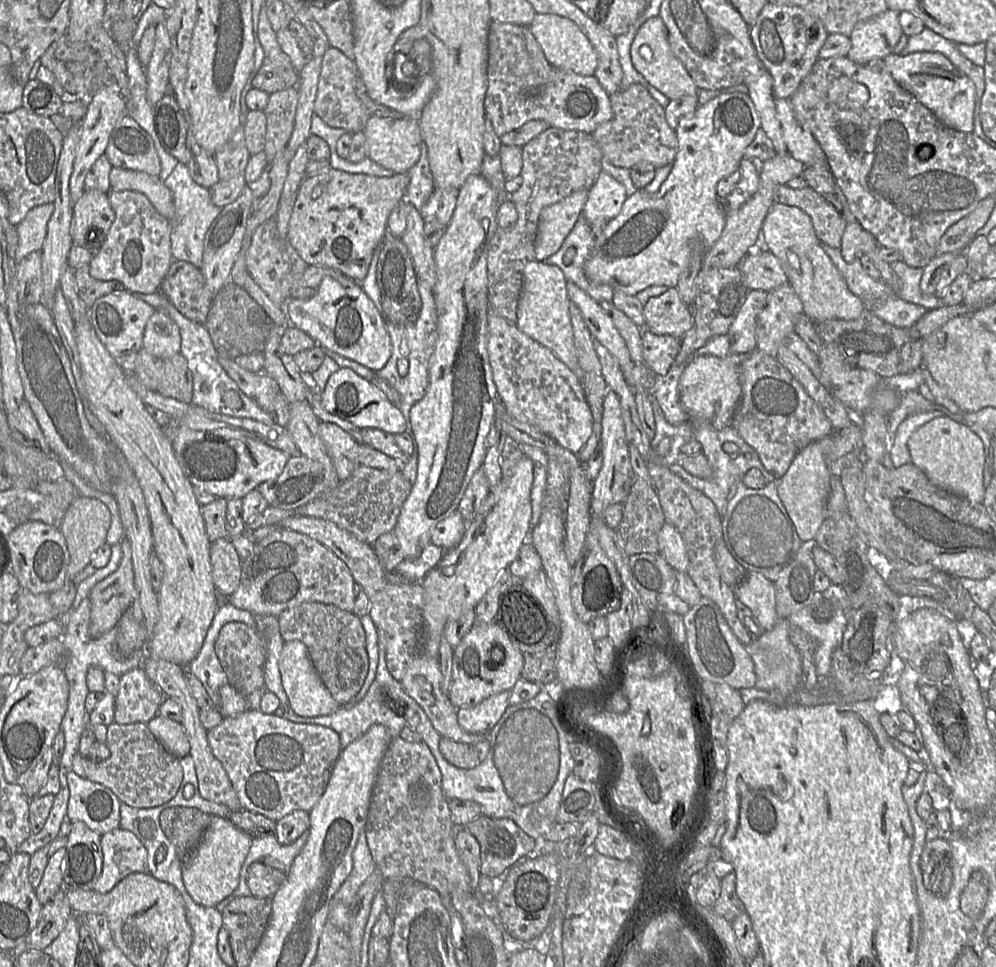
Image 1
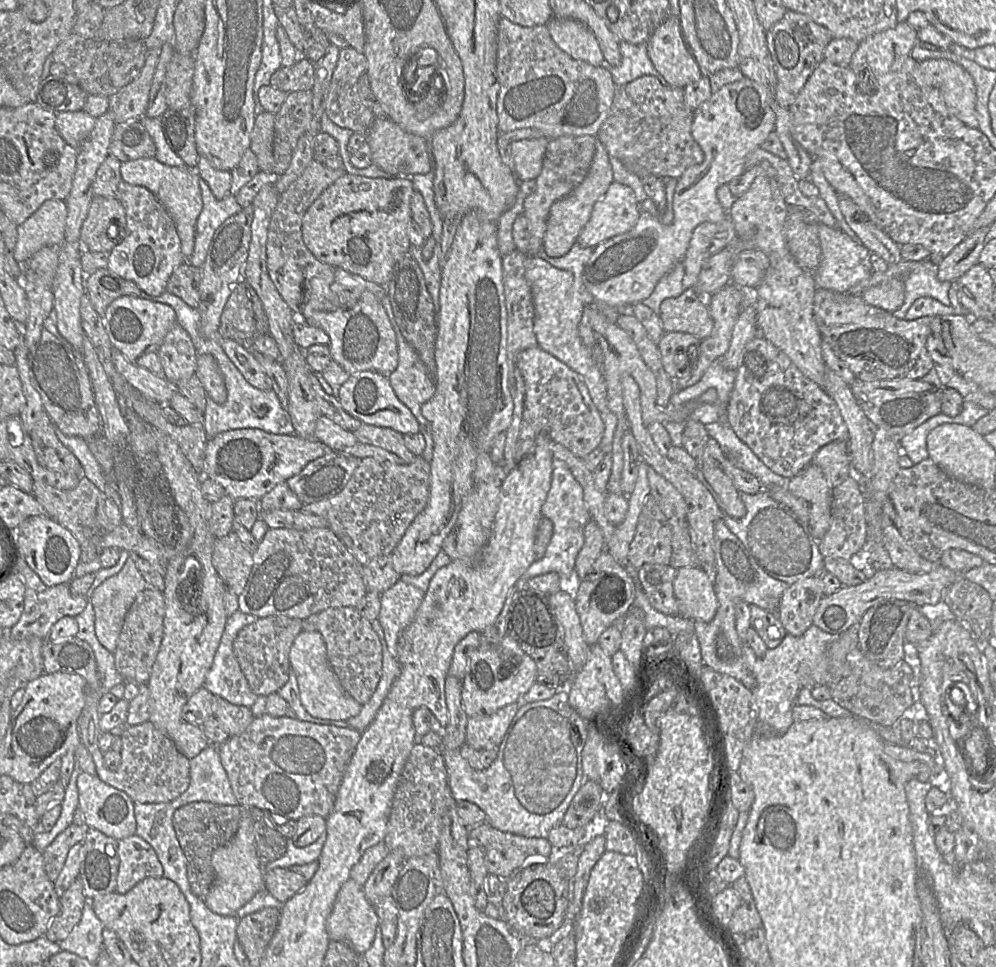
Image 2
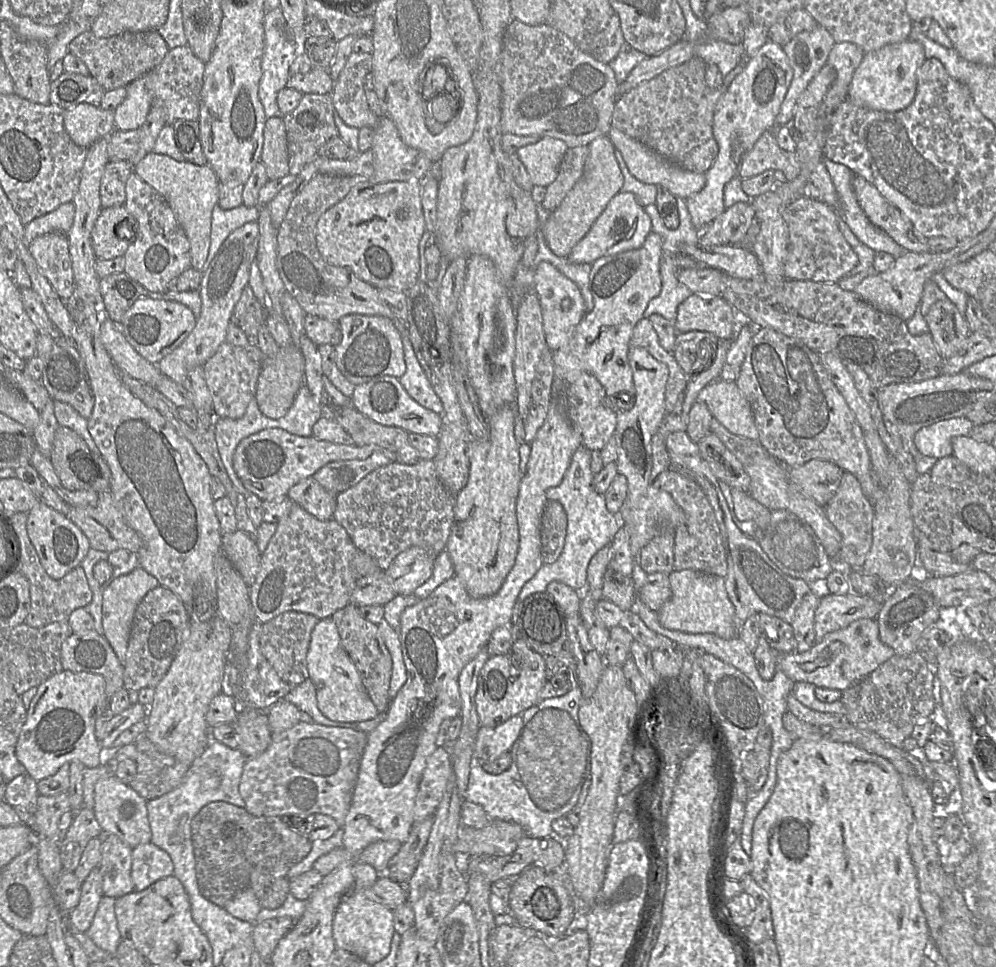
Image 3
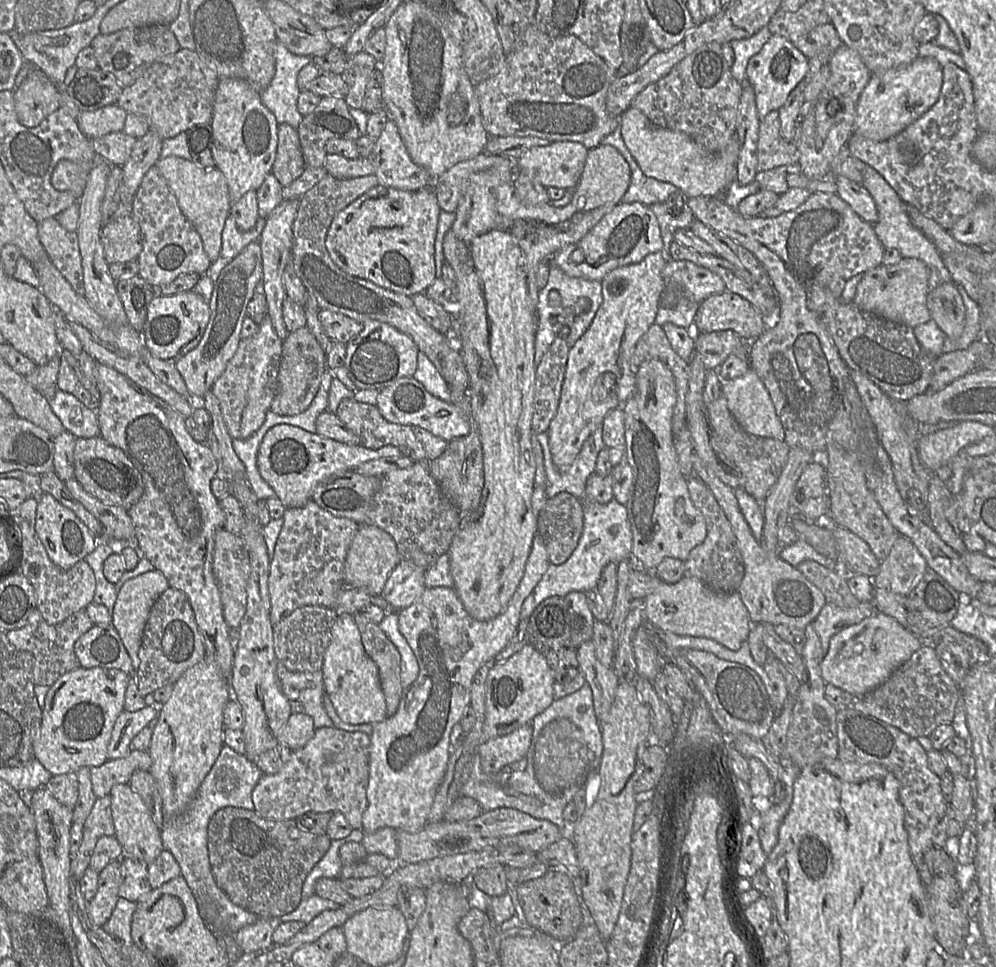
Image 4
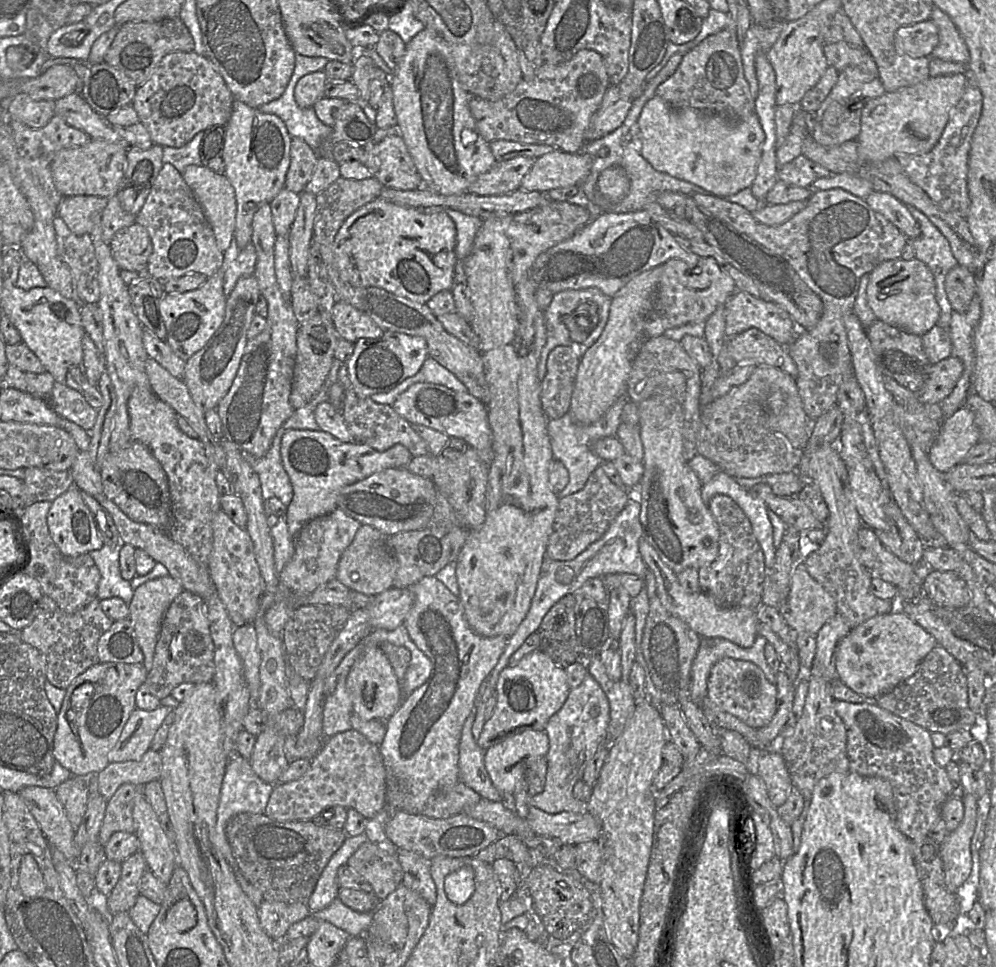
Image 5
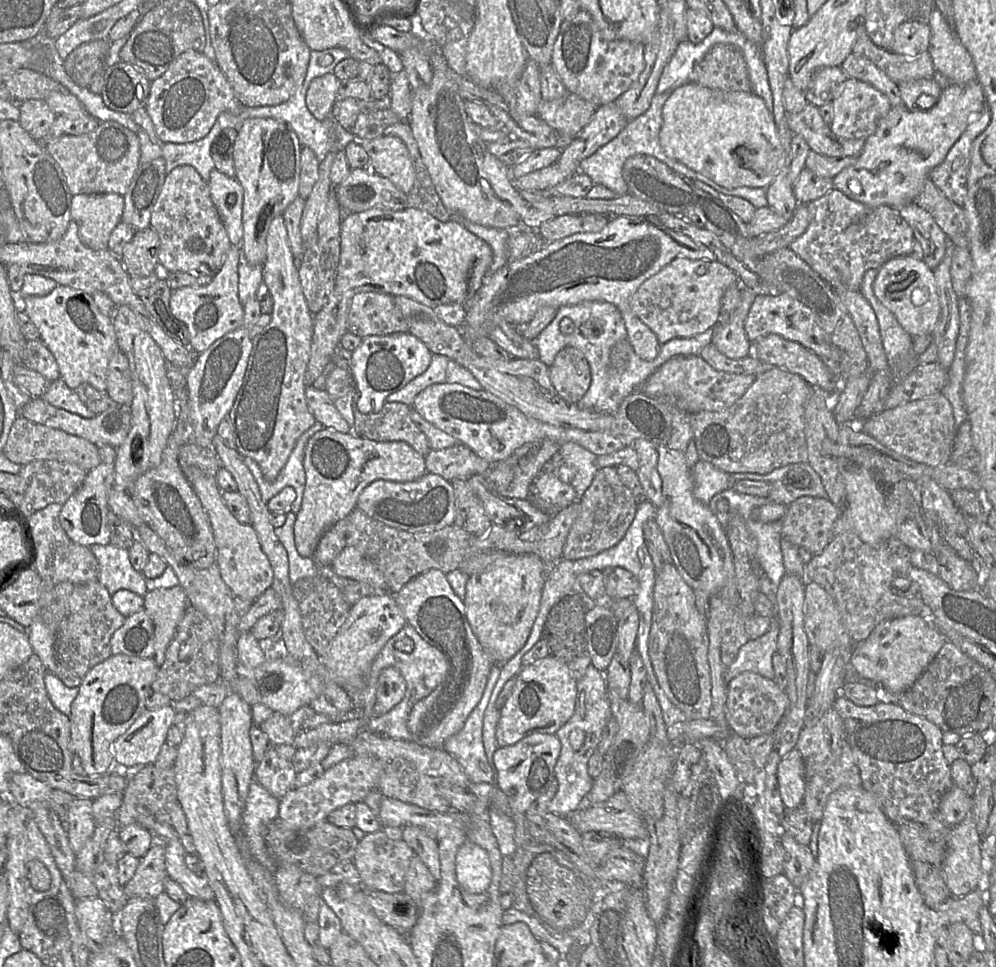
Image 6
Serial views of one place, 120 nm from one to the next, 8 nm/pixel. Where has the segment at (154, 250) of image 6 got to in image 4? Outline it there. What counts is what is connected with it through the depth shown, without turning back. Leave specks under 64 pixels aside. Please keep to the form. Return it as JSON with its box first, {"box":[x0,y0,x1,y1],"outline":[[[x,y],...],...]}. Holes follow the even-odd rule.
{"box":[100,216,143,264],"outline":[[[132,216],[103,225],[100,237],[108,264],[136,261],[143,249],[143,232]]]}

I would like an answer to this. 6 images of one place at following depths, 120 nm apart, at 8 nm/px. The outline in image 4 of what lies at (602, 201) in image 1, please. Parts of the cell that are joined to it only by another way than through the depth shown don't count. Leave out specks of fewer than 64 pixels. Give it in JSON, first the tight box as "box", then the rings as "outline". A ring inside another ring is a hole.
{"box":[550,202,662,281],"outline":[[[640,202],[616,205],[577,243],[566,246],[550,260],[566,275],[601,281],[610,271],[642,261],[647,255],[662,252],[659,223],[648,206]]]}

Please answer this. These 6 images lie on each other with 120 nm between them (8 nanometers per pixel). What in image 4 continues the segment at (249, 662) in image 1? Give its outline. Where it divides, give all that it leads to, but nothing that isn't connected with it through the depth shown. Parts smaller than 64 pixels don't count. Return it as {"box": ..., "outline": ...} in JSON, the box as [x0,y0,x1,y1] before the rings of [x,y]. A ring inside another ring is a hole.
{"box":[273,606,338,671],"outline":[[[302,606],[273,625],[274,651],[277,659],[290,671],[321,670],[324,654],[331,641],[331,628],[338,613],[322,606]]]}

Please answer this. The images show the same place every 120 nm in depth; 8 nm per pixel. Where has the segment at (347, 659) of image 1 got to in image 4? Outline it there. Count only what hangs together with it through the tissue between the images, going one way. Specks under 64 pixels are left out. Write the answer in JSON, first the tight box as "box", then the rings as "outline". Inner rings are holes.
{"box":[353,613,404,717],"outline":[[[359,613],[353,614],[353,619],[359,628],[365,651],[378,667],[387,717],[390,717],[397,712],[404,692],[400,652],[378,624],[370,622]]]}

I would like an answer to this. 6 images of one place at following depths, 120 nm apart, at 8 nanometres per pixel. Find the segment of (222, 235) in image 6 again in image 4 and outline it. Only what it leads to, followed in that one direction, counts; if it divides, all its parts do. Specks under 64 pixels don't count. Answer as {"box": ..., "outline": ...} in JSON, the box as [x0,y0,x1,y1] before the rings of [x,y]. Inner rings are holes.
{"box":[132,165,212,288],"outline":[[[155,165],[145,174],[134,195],[132,217],[139,223],[144,238],[143,249],[136,259],[138,276],[148,284],[162,288],[181,275],[206,274],[212,261],[204,251],[201,237],[183,215],[175,195]]]}

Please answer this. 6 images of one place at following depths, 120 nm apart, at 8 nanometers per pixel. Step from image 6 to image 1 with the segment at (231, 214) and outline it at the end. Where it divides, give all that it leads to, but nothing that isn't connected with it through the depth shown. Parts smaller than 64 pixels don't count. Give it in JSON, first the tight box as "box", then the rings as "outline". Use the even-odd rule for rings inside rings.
{"box":[109,167,174,219],"outline":[[[113,167],[109,174],[111,190],[131,190],[144,194],[166,219],[174,217],[174,198],[159,176],[145,172]]]}

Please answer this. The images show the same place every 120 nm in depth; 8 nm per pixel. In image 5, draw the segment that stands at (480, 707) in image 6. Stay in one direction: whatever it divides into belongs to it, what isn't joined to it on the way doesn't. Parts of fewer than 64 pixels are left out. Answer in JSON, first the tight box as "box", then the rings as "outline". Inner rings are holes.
{"box":[458,680,503,801],"outline":[[[485,680],[479,688],[476,705],[465,720],[459,742],[458,769],[460,779],[481,798],[492,801],[503,800],[501,793],[493,785],[484,764],[484,749],[479,747],[473,736],[472,728],[476,719],[477,707],[482,702],[487,683]]]}

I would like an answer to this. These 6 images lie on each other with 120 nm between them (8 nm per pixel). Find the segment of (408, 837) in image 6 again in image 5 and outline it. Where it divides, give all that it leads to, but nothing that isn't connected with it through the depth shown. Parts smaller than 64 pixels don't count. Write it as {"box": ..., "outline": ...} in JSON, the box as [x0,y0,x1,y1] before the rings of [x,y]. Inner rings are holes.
{"box":[397,849,437,906],"outline":[[[398,849],[397,858],[403,870],[401,884],[417,892],[433,906],[437,890],[430,873],[431,860],[405,849]]]}

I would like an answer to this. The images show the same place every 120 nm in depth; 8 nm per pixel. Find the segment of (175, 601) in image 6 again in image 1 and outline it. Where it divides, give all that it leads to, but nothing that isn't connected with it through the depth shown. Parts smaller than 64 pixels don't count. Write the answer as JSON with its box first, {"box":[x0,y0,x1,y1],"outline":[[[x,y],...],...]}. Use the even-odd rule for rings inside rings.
{"box":[89,536,135,638],"outline":[[[126,536],[120,541],[121,560],[117,570],[99,581],[90,590],[89,635],[100,638],[117,625],[135,597],[131,545]]]}

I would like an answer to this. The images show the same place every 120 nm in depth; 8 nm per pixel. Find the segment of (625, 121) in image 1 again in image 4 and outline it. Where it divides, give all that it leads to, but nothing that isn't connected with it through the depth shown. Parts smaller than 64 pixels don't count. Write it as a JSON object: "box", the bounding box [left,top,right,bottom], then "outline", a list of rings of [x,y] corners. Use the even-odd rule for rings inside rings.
{"box":[630,44,743,154],"outline":[[[705,44],[683,58],[666,76],[645,87],[630,108],[641,111],[653,126],[683,132],[705,152],[717,154],[735,136],[743,92],[743,86],[732,76],[733,60],[730,44]]]}

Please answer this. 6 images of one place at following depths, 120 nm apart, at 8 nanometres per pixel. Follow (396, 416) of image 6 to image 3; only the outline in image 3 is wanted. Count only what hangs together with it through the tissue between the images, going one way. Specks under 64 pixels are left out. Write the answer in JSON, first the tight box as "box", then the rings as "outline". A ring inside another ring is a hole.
{"box":[332,406,420,465],"outline":[[[353,406],[332,411],[333,418],[351,435],[355,444],[375,444],[393,451],[406,465],[420,460],[418,451],[409,442],[409,433],[397,426],[379,424],[360,413]]]}

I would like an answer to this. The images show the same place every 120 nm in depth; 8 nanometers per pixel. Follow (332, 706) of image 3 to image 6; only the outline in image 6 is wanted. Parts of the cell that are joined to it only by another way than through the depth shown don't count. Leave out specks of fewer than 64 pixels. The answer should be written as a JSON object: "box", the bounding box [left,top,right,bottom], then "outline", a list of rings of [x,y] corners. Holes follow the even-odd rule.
{"box":[374,667,407,716],"outline":[[[396,667],[384,668],[378,678],[376,685],[374,716],[381,716],[397,704],[405,696],[407,684],[402,674]]]}

